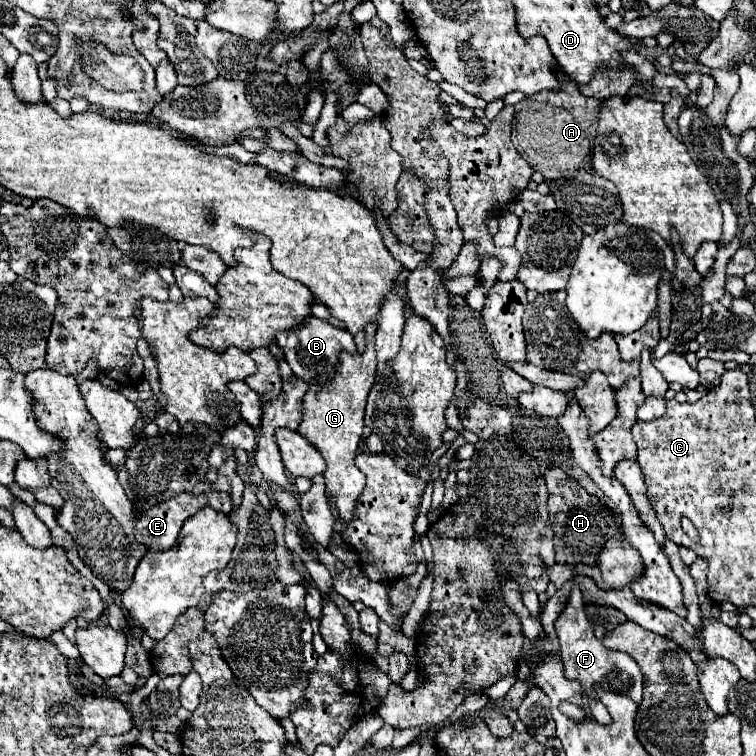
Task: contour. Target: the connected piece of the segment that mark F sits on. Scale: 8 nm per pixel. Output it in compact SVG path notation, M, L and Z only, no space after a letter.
M574 586L570 590L570 598L566 608L562 610L562 614L558 616L558 620L554 622L558 640L560 640L560 650L562 650L562 662L564 662L564 676L568 680L578 680L584 688L586 694L594 692L594 686L602 684L604 688L608 688L610 692L616 694L630 694L632 700L640 702L642 700L642 672L638 668L638 664L624 652L608 652L602 642L594 636L586 610L584 610L584 602L580 596L580 590Z

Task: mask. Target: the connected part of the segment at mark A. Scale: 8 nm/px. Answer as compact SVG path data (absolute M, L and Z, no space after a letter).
M560 80L556 90L544 90L518 102L514 112L512 144L546 180L572 176L576 170L592 170L592 144L598 126L598 98L586 98L570 80Z

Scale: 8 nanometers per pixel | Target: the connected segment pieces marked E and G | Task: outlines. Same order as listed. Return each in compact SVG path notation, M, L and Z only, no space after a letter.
M204 490L202 494L194 494L194 492L180 492L156 506L152 504L144 504L142 502L142 508L136 504L136 526L134 526L134 538L138 544L144 544L150 552L162 552L162 550L168 550L176 544L176 538L178 538L178 532L182 528L182 522L186 518L190 518L192 514L196 514L200 508L204 506L212 506L220 512L230 512L232 510L232 492L218 492L218 490Z
M376 324L366 326L366 352L364 354L338 354L338 366L334 378L326 386L312 384L306 396L302 398L302 422L298 426L298 434L302 434L326 460L324 480L326 490L332 494L332 500L338 508L338 516L342 526L352 516L352 506L356 506L356 498L364 488L364 474L356 468L354 458L358 452L358 440L364 430L364 406L366 396L376 380L376 350L374 350L374 334Z

